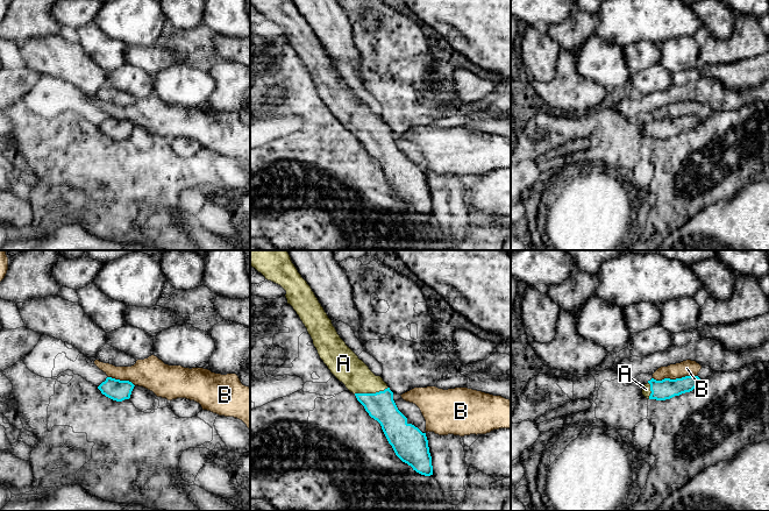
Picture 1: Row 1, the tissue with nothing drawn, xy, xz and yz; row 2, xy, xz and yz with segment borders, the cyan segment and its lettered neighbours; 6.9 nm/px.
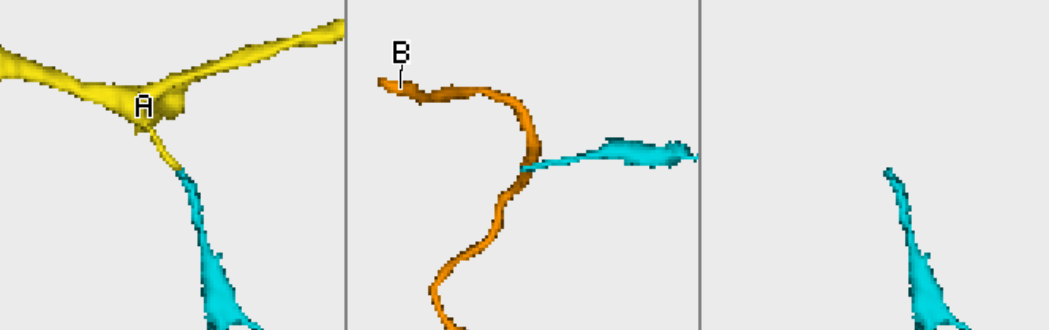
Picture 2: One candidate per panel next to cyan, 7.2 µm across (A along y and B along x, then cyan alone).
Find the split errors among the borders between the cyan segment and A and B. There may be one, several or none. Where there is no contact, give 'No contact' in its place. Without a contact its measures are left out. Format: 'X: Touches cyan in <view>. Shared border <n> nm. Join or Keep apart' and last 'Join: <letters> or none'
A: Touches cyan in xz. Shared border 240 nm. Join
B: Touches cyan in yz. Shared border 300 nm. Keep apart
Join: A

